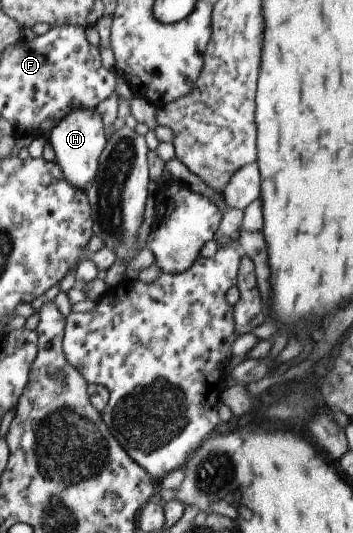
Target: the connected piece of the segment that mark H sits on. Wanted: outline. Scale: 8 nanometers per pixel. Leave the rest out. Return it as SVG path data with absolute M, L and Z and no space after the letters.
M73 109L53 127L48 137L49 145L53 147L55 161L61 167L65 181L71 183L75 189L85 192L95 181L100 155L106 147L106 139L101 115L91 109Z

